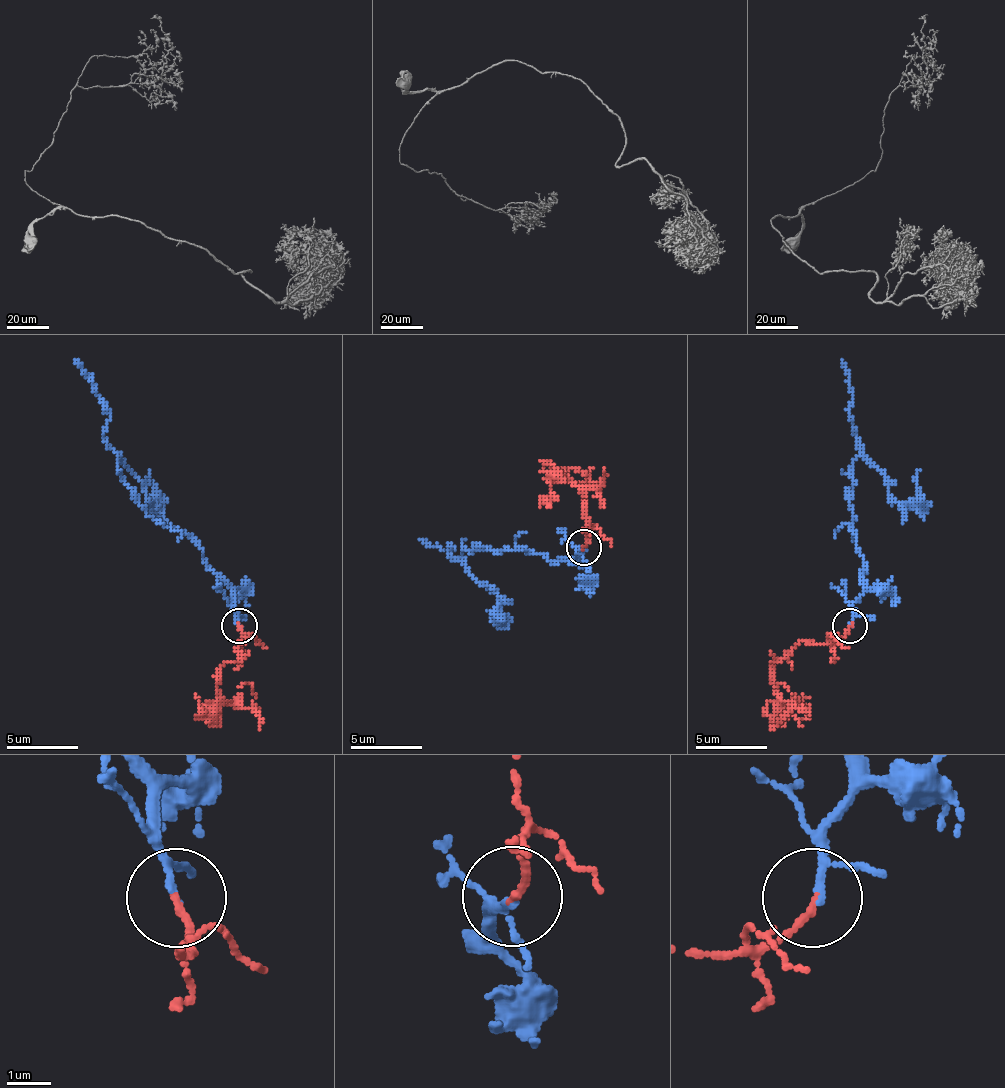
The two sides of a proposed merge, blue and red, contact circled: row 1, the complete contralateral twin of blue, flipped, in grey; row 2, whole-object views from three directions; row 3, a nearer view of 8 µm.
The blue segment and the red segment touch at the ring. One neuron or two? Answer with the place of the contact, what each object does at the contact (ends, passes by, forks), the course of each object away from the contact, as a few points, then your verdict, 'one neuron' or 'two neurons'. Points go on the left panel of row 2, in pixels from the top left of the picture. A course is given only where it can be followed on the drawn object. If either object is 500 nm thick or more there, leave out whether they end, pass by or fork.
place (239, 625); blue passes by; red ends; course blue (238, 623), (231, 587), (185, 534), (149, 516), (117, 470), (103, 427), (110, 416), (106, 402), (74, 359); course red (238, 626), (242, 658), (227, 662), (217, 690), (235, 705), (252, 705), (252, 687), (238, 687); one neuron

